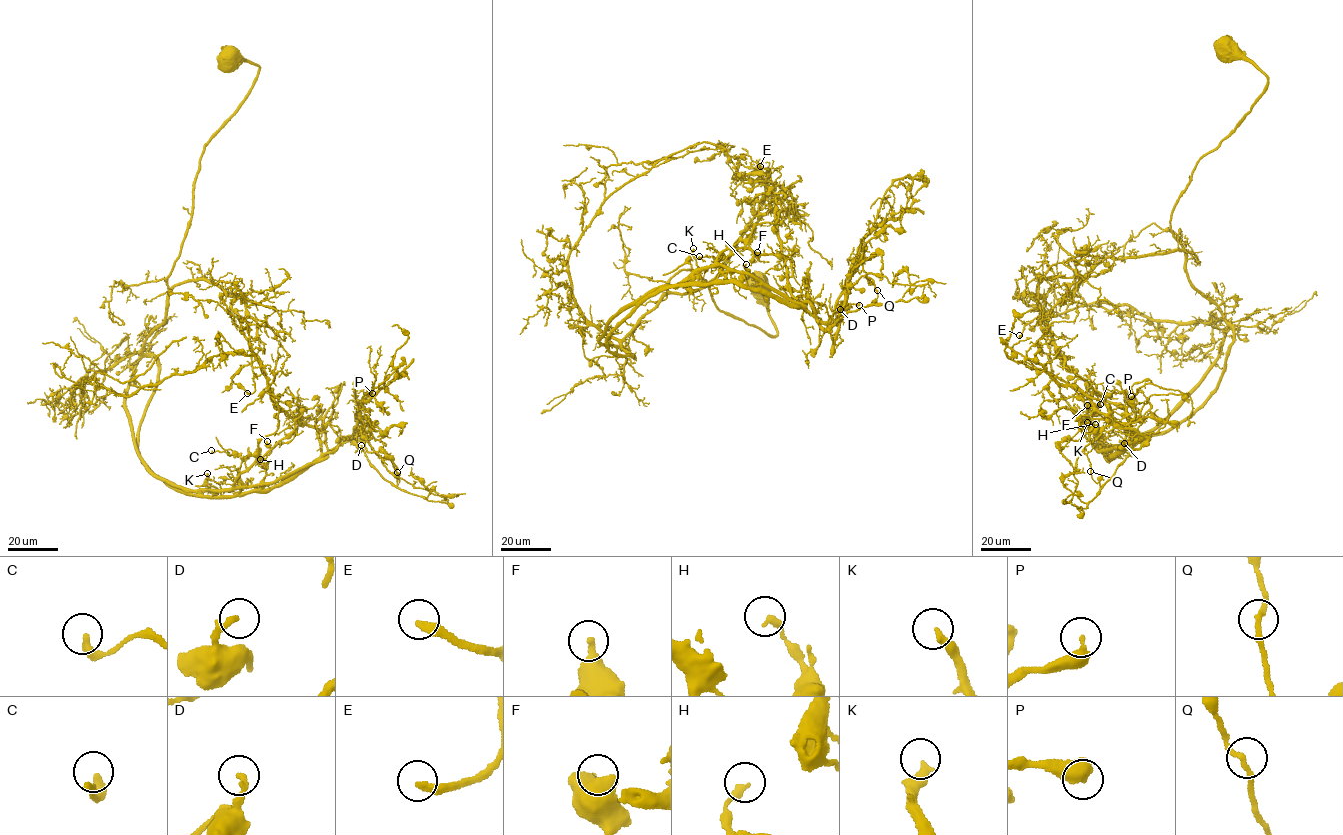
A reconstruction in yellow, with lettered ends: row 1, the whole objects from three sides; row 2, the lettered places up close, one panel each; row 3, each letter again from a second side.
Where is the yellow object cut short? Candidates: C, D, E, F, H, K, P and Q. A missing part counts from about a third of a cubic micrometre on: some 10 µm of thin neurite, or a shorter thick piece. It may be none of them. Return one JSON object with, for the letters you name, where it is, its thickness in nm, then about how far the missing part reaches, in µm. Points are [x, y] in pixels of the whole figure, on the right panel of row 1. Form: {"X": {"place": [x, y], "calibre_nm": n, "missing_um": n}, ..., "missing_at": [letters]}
{"missing_at": []}

